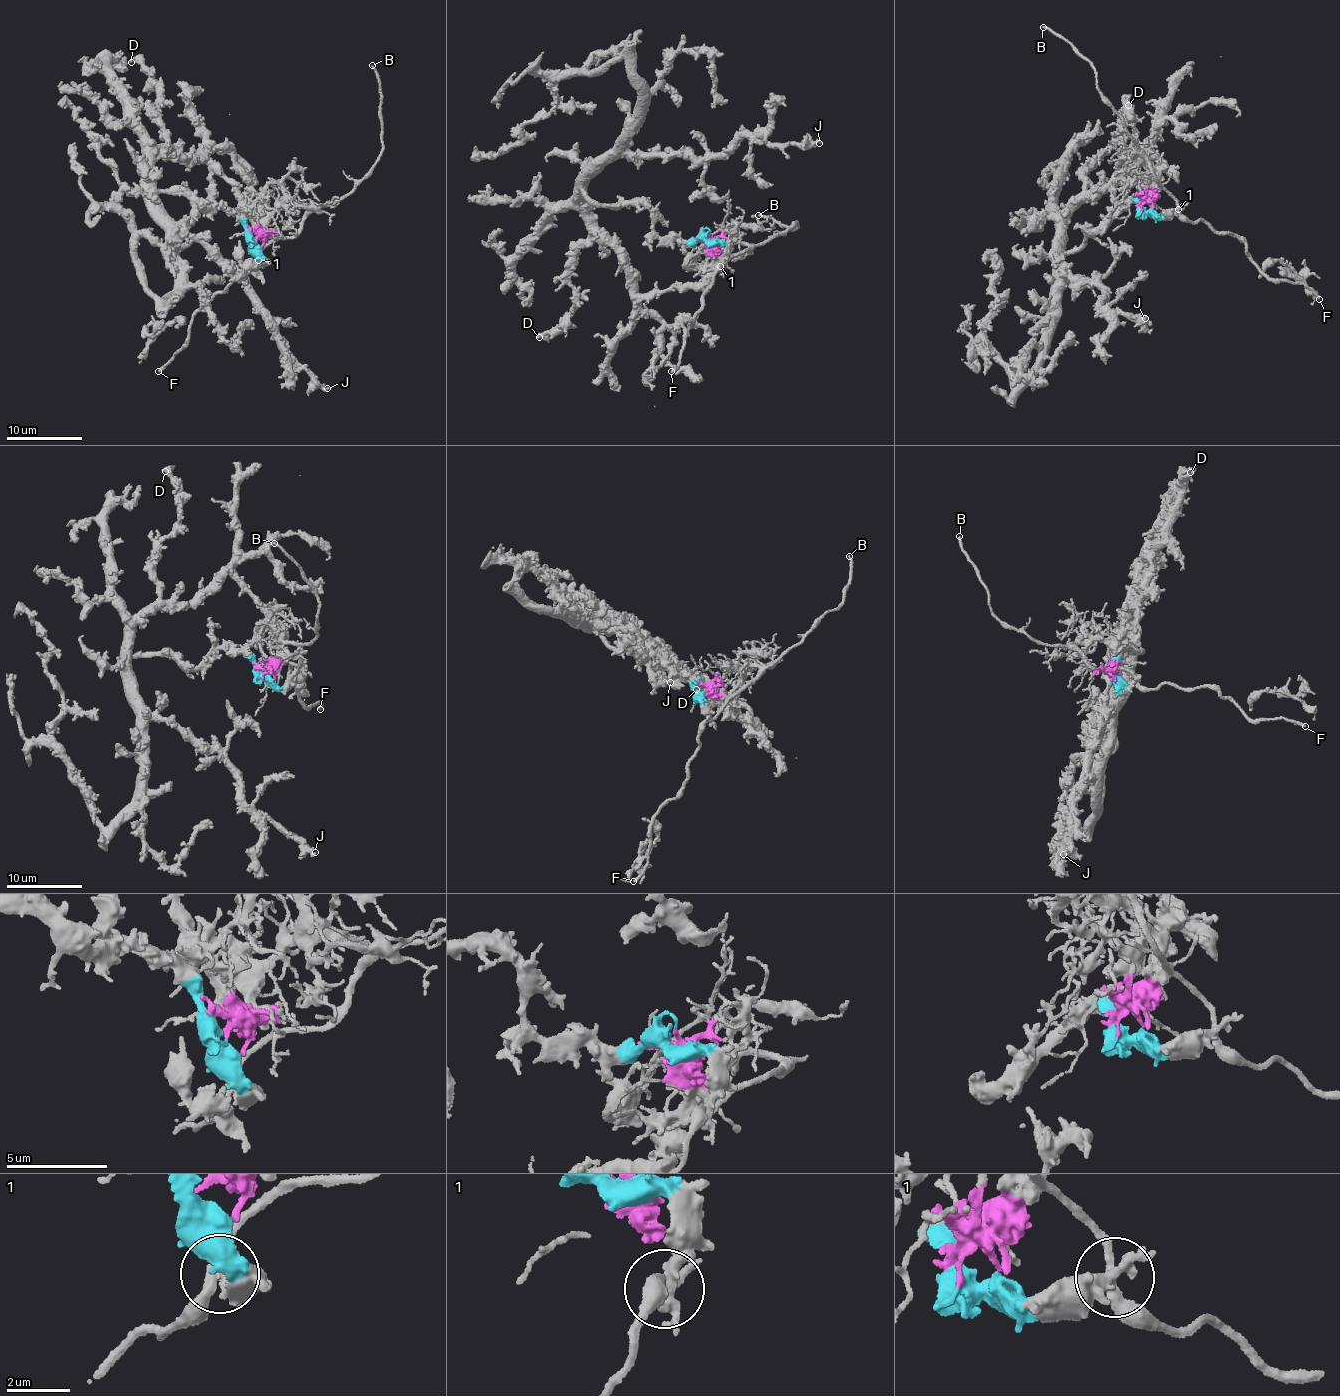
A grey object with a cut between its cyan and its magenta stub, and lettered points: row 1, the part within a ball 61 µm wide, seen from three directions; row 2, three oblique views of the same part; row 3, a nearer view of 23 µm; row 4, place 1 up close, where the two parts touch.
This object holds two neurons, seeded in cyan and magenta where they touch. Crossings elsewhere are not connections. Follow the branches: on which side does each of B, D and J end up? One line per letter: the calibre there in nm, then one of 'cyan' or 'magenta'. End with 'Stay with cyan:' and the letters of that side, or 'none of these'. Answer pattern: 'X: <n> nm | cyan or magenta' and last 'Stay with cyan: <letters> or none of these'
B: 180 nm | magenta
D: 280 nm | cyan
J: 240 nm | cyan
Stay with cyan: D, J

